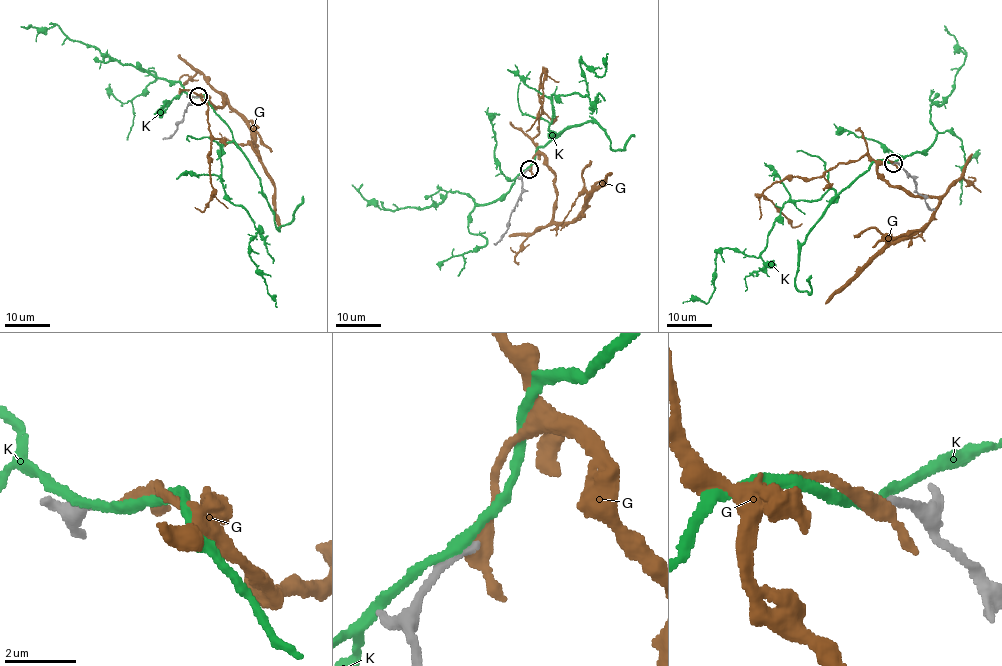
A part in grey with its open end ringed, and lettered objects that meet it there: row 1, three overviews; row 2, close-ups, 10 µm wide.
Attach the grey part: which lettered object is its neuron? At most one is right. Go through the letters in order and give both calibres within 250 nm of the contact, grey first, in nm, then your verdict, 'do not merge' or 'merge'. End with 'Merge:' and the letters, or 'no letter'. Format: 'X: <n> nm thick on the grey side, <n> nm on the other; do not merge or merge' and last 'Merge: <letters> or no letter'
G: 240 nm thick on the grey side, 400 nm on the other; merge
K: 240 nm thick on the grey side, 280 nm on the other; do not merge
Merge: G

